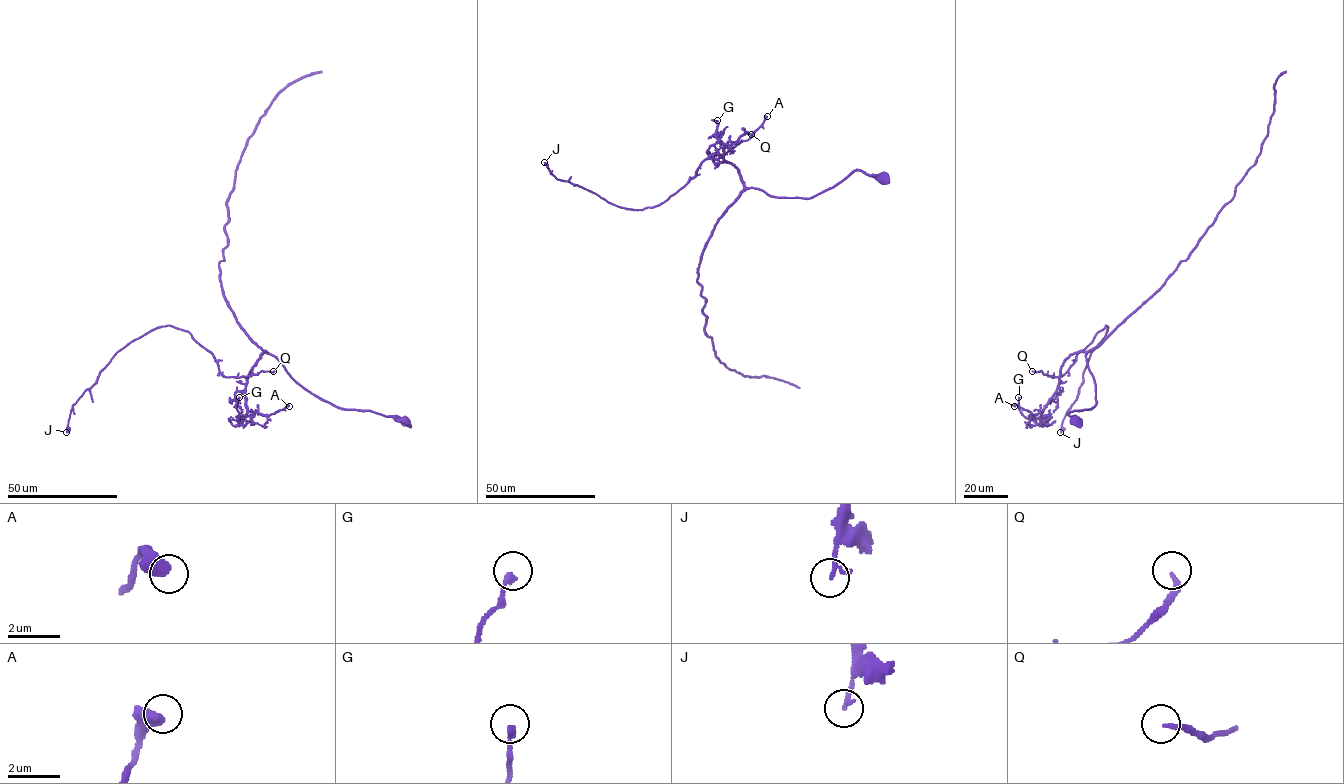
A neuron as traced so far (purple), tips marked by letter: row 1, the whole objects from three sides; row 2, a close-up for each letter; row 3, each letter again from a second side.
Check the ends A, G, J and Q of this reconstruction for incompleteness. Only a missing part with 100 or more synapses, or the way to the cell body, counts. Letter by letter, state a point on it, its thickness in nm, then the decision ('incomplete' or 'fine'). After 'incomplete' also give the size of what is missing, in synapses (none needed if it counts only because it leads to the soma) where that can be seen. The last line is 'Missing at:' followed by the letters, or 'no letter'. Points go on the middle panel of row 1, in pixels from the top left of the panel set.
A: place (767, 116); calibre 550 nm; fine
G: place (717, 120); calibre 200 nm; fine
J: place (544, 162); calibre 160 nm; fine
Q: place (751, 134); calibre 170 nm; fine
Missing at: no letter

